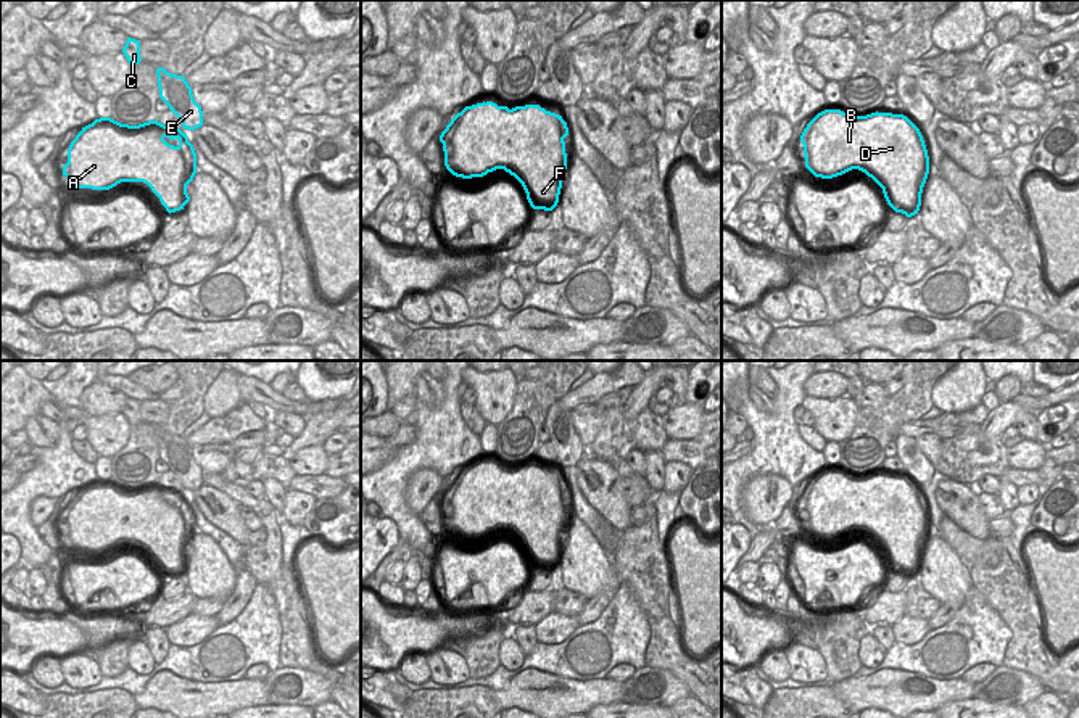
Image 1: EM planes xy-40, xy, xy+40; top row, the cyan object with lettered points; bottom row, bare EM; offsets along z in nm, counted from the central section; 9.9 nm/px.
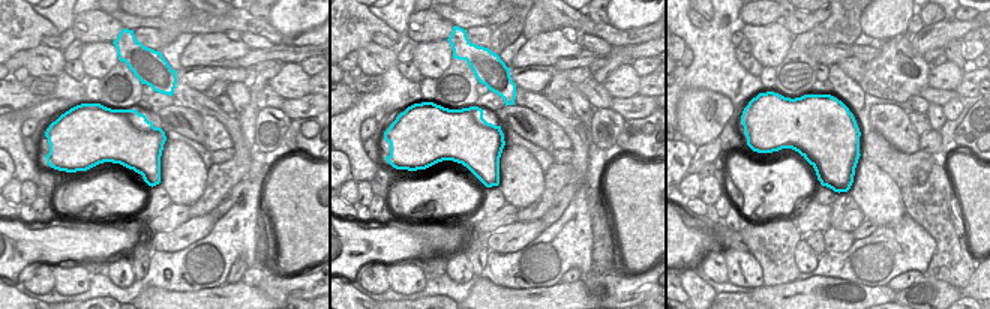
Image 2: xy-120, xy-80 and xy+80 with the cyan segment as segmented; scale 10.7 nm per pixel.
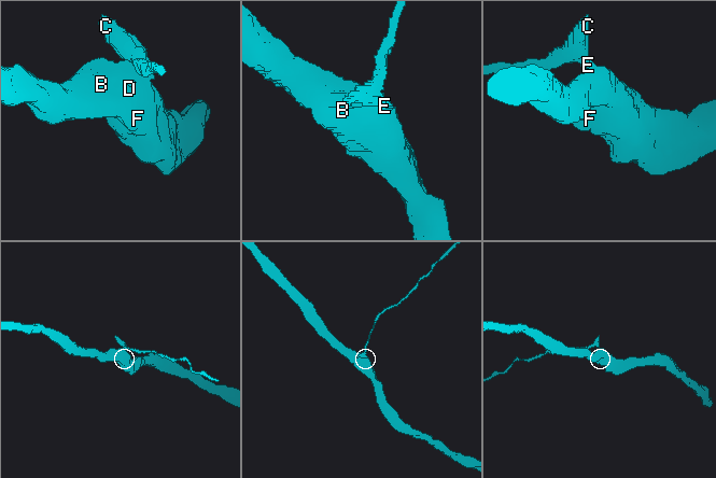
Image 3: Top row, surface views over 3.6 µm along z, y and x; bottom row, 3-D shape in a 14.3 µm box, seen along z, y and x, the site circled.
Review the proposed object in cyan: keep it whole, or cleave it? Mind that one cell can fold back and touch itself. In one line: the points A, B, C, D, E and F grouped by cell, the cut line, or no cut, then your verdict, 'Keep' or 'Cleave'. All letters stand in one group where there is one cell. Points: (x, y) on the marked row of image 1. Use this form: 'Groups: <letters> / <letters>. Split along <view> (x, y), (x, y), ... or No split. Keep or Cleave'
Groups: A B D F / C E. Split along xy (524, 107), (527, 118), (540, 118), (549, 111). Cleave.

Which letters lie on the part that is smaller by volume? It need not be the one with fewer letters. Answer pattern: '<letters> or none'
C, E.

